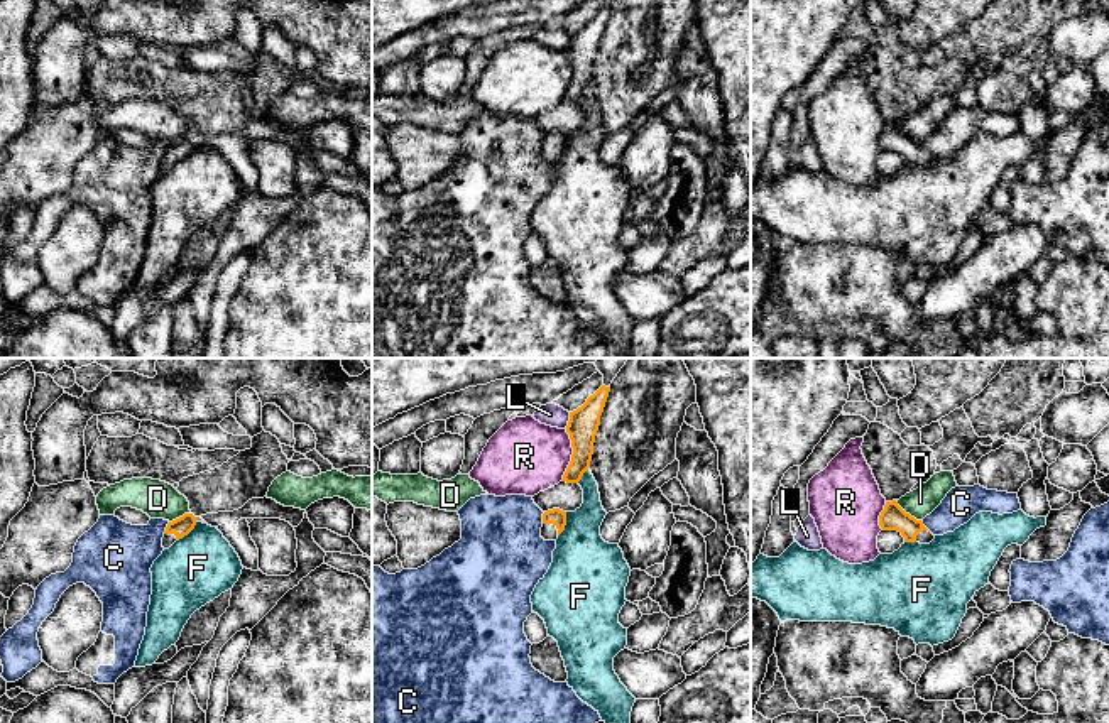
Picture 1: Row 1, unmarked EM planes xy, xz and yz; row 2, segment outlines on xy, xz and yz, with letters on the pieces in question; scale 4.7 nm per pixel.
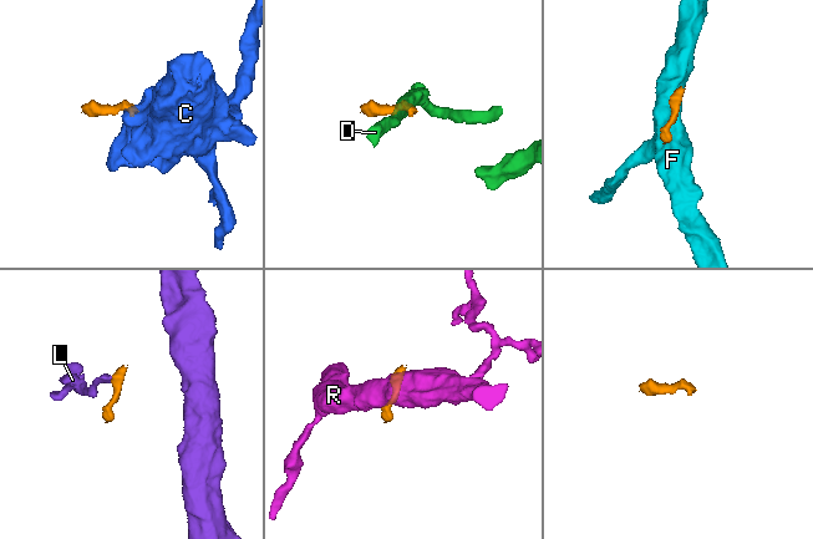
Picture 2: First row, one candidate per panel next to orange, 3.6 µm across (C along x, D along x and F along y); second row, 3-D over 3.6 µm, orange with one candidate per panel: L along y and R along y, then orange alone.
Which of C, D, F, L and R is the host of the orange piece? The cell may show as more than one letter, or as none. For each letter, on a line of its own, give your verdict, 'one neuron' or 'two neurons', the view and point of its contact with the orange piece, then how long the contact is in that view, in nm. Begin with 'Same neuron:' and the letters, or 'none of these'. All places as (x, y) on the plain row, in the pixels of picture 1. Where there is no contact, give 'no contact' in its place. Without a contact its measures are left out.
Same neuron: none of these
C: two neurons; meets orange in xy at (166, 149); contact 70 nm long
D: two neurons; meets orange in yz at (908, 135); contact 160 nm long
F: two neurons; meets orange in xz at (565, 146); contact 130 nm long
L: two neurons; meets orange in xz at (568, 43); contact 80 nm long
R: two neurons; meets orange in xz at (572, 76); contact 260 nm long

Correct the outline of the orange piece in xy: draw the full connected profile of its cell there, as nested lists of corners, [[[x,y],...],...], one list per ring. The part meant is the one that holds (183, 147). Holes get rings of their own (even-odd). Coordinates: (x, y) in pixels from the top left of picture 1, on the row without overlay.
[[[184,135],[183,139],[169,144],[162,159],[162,169],[169,171],[176,162],[188,157],[194,150],[196,140],[198,139],[193,135]]]

